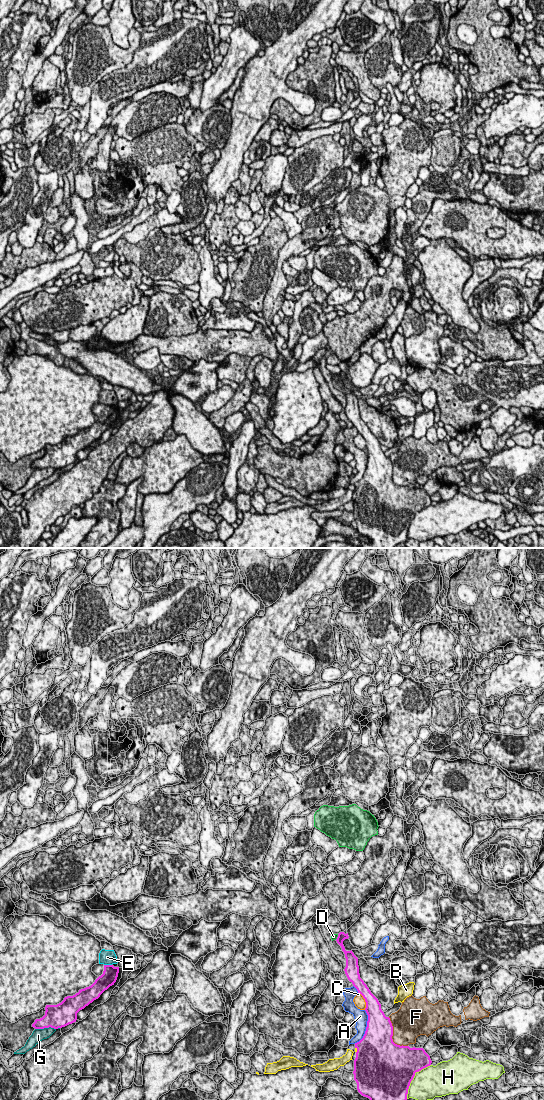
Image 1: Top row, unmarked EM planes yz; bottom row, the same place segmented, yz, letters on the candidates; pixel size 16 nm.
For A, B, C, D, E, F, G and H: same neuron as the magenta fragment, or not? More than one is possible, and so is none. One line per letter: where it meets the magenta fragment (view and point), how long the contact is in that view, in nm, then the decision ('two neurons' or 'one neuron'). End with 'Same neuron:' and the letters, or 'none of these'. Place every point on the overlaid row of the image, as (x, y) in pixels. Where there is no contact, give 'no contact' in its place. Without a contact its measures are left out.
A: yz (366, 1028) | 550 nm | two neurons
B: yz (357, 1050) | 100 nm | two neurons
C: yz (365, 1001) | 320 nm | two neurons
D: yz (337, 937) | 110 nm | two neurons
E: yz (108, 965) | 130 nm | two neurons
F: yz (392, 1035) | 550 nm | two neurons
G: yz (45, 1027) | 340 nm | two neurons
H: yz (413, 1077) | 700 nm | two neurons
Same neuron: none of these

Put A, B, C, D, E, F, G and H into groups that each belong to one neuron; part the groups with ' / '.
A / B / C / D / E / F / G / H

